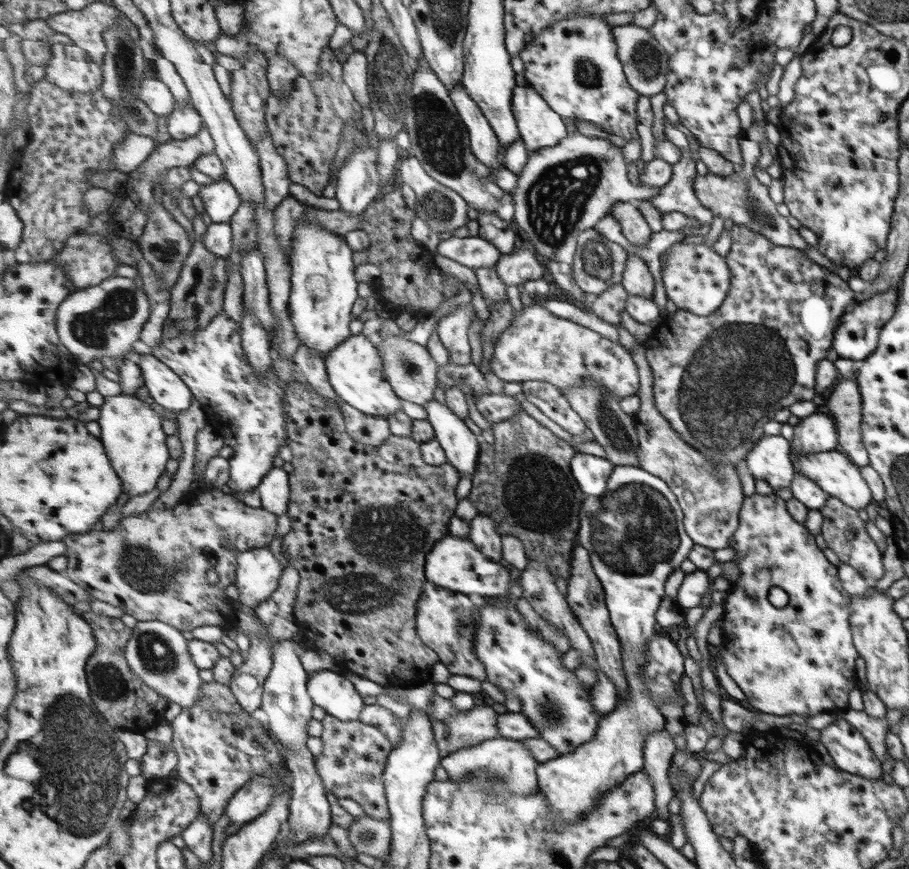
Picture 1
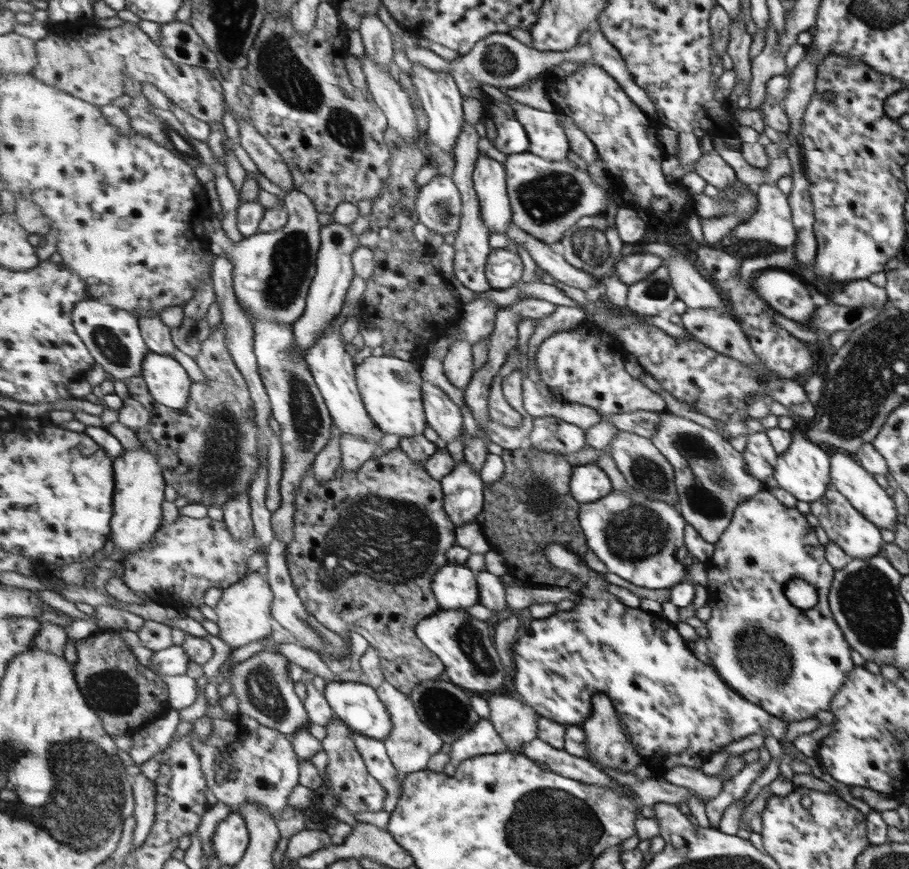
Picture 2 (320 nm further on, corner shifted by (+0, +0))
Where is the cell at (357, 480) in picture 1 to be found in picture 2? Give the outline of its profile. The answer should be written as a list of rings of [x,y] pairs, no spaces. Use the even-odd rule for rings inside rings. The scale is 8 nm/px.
[[[398,447],[393,451],[370,459],[365,465],[361,466],[359,471],[349,473],[343,470],[343,466],[335,473],[335,479],[329,483],[319,482],[319,476],[315,475],[313,467],[309,467],[301,489],[297,491],[295,500],[295,538],[287,549],[286,557],[291,571],[292,582],[297,588],[299,598],[303,599],[307,610],[329,627],[332,632],[339,633],[348,644],[346,653],[349,655],[349,632],[357,632],[363,636],[369,644],[376,646],[381,655],[381,664],[386,679],[395,685],[400,691],[411,695],[419,684],[423,681],[437,680],[439,676],[445,672],[445,665],[442,659],[438,657],[423,641],[418,637],[418,624],[433,616],[442,608],[438,598],[434,594],[433,585],[434,577],[438,574],[438,570],[448,564],[447,551],[457,545],[455,523],[451,521],[446,512],[445,493],[442,488],[442,482],[431,477],[429,471],[426,470],[423,463],[419,460],[411,459],[403,448]]]

